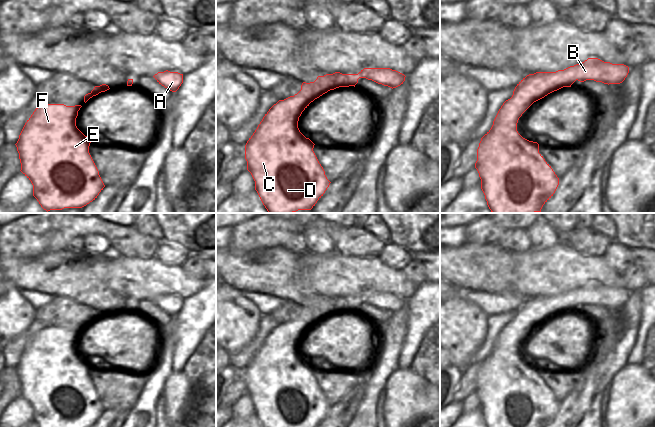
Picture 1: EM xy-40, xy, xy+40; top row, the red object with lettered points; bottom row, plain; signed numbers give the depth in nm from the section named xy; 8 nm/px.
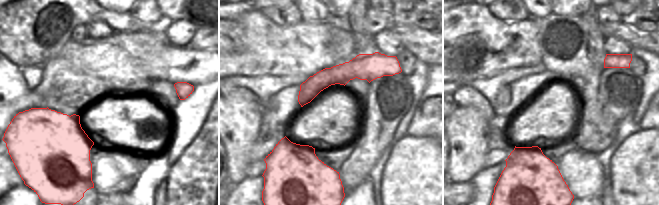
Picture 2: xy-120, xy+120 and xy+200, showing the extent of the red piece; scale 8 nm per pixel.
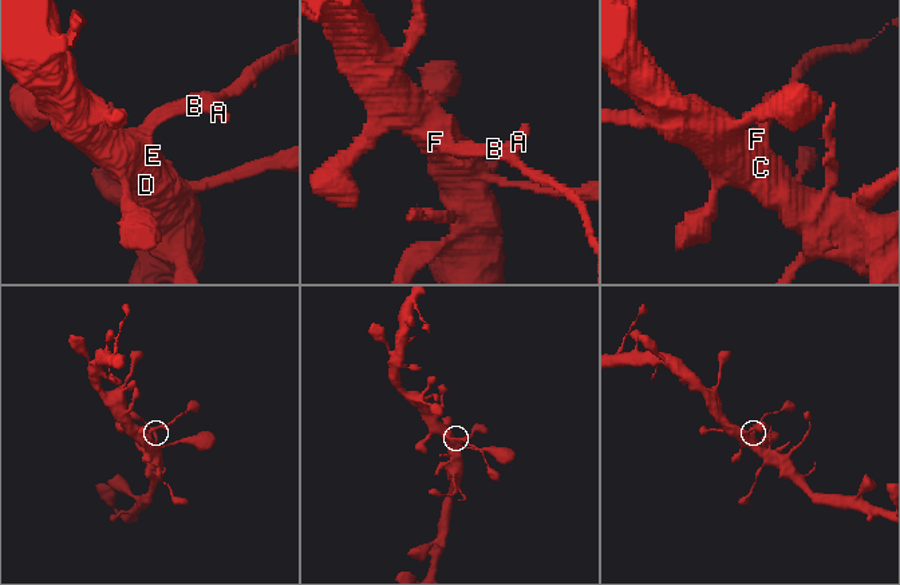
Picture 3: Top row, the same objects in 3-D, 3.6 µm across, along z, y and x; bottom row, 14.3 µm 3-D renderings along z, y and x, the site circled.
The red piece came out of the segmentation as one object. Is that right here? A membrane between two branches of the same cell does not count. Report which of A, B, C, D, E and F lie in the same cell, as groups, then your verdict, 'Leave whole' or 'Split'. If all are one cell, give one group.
Groups: A B / C D E F. Split

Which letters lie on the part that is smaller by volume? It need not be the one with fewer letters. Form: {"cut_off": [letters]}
{"cut_off": ["A", "B"]}

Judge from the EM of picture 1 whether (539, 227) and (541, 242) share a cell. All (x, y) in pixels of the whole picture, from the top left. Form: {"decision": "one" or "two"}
{"decision": "one"}

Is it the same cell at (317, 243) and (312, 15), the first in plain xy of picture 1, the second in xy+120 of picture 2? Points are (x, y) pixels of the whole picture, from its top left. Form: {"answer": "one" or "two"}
{"answer": "one"}

